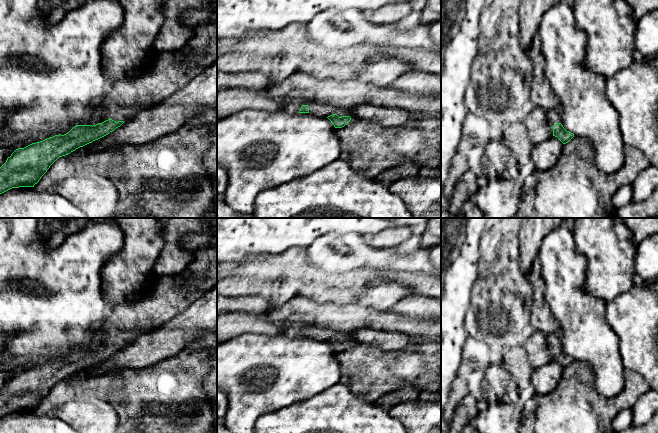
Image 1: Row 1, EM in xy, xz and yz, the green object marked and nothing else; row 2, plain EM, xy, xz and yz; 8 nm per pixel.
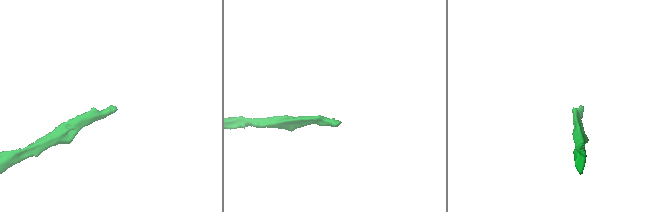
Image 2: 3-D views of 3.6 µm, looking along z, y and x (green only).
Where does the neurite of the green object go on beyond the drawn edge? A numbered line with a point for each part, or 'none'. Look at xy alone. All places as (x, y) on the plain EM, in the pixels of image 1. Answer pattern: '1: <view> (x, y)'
1: xy (170, 295)

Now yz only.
1: yz (554, 340)

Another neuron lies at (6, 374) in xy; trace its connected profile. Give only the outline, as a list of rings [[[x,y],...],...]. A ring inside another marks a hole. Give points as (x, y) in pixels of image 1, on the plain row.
[[[0,368],[0,391],[14,375],[15,373],[10,368]]]

